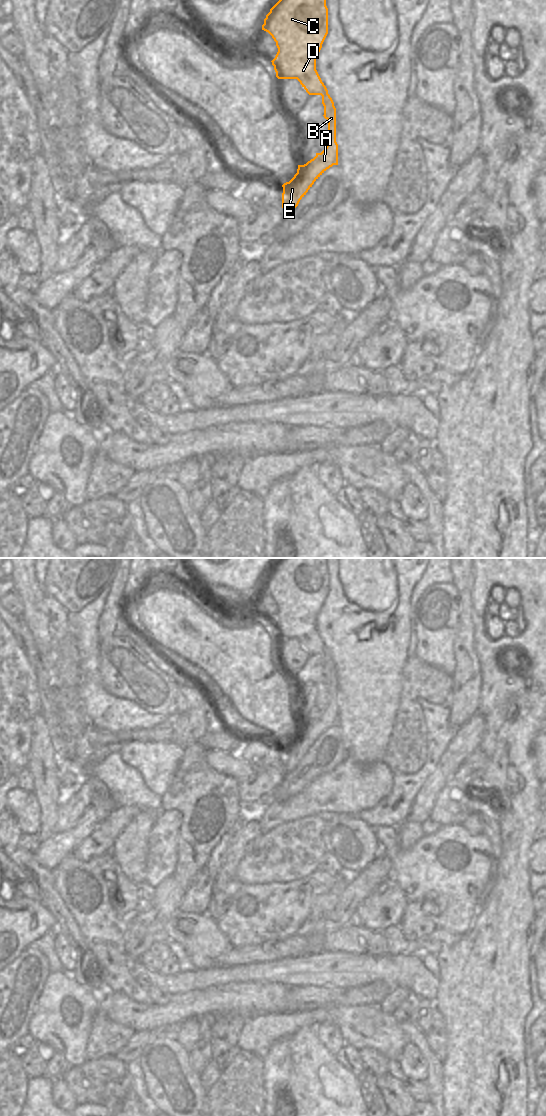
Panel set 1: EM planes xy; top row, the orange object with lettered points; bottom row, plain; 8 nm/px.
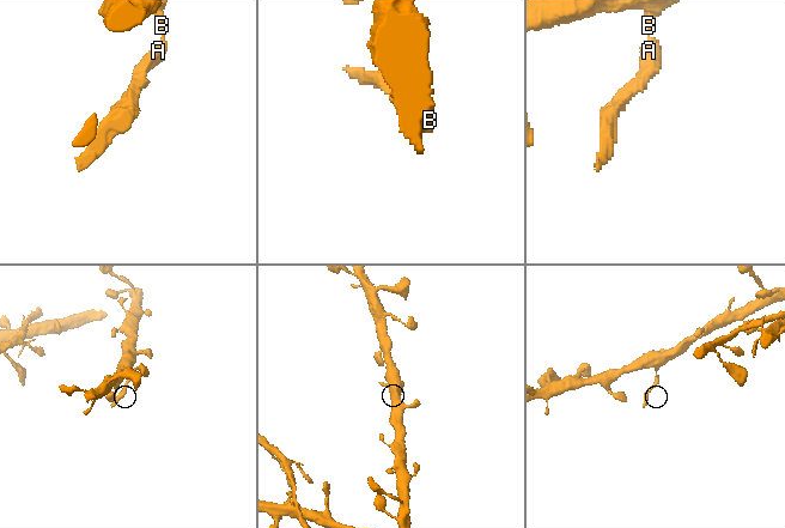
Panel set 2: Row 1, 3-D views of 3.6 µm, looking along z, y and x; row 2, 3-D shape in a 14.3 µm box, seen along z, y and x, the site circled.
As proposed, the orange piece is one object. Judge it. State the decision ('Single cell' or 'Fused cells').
Single cell

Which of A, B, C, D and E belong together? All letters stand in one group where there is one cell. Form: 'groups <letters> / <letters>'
groups A B C D E

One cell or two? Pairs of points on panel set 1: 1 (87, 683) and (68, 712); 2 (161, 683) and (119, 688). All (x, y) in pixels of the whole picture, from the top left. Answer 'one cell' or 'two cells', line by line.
1: two cells
2: one cell

